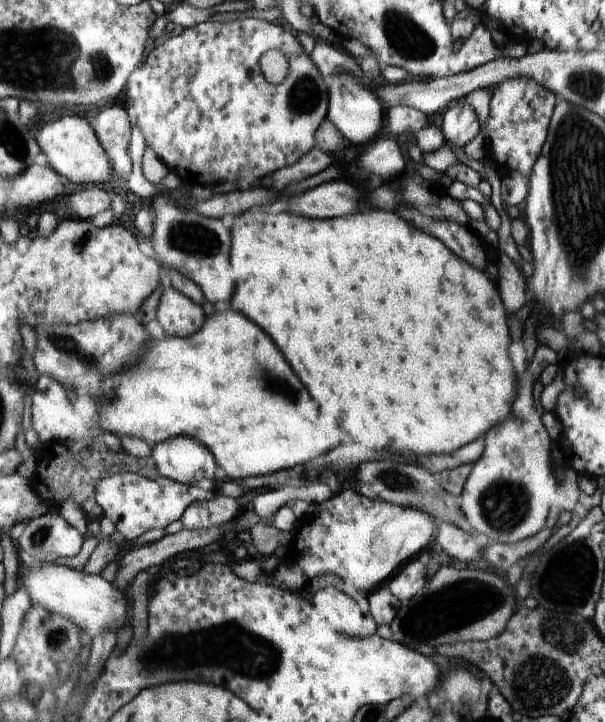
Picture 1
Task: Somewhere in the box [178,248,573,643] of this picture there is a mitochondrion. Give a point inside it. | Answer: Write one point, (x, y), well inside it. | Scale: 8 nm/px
(505, 504)

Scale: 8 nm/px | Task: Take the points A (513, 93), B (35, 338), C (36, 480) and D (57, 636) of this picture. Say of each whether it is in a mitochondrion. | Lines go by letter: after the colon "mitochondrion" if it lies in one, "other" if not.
A: other
B: other
C: other
D: mitochondrion

